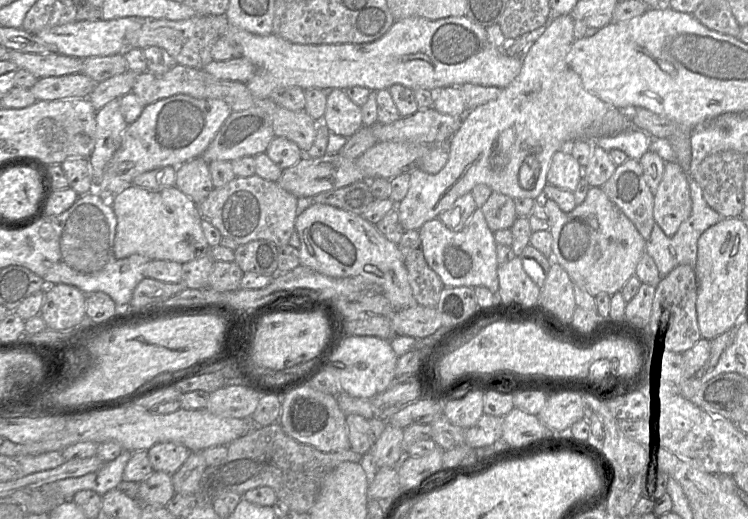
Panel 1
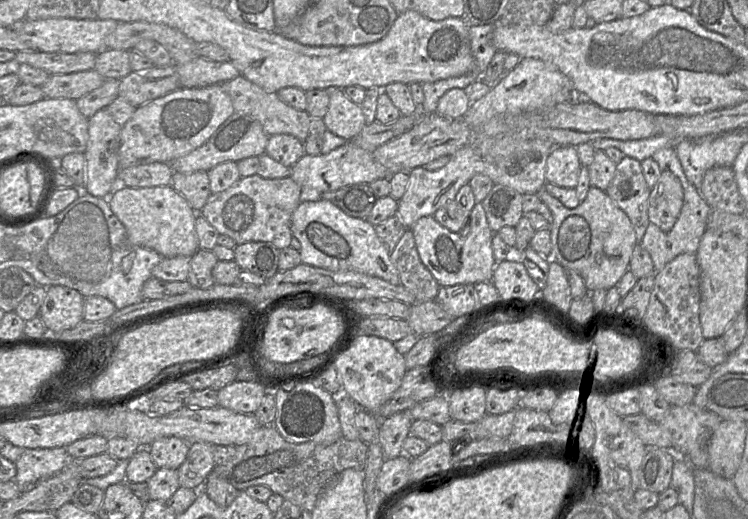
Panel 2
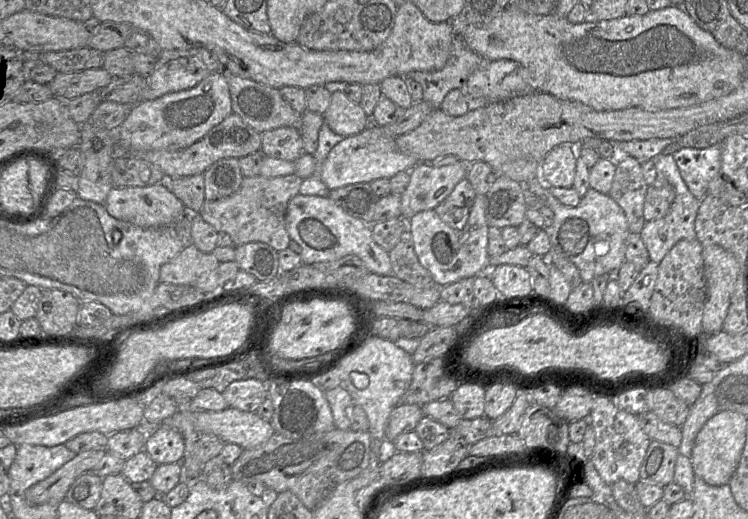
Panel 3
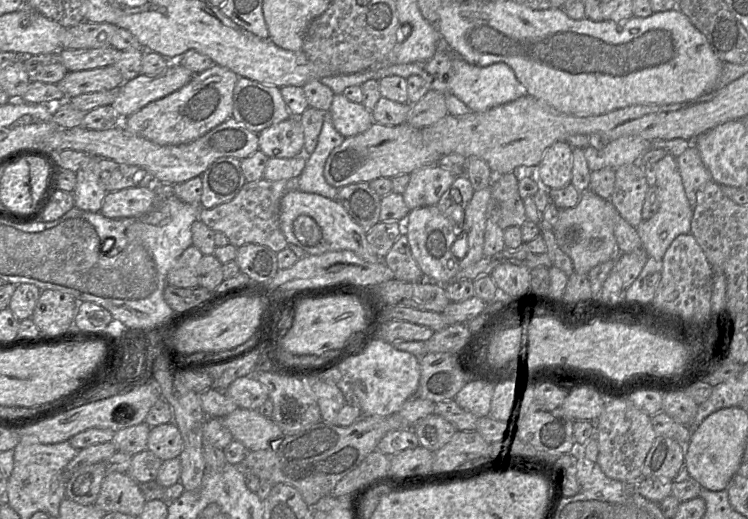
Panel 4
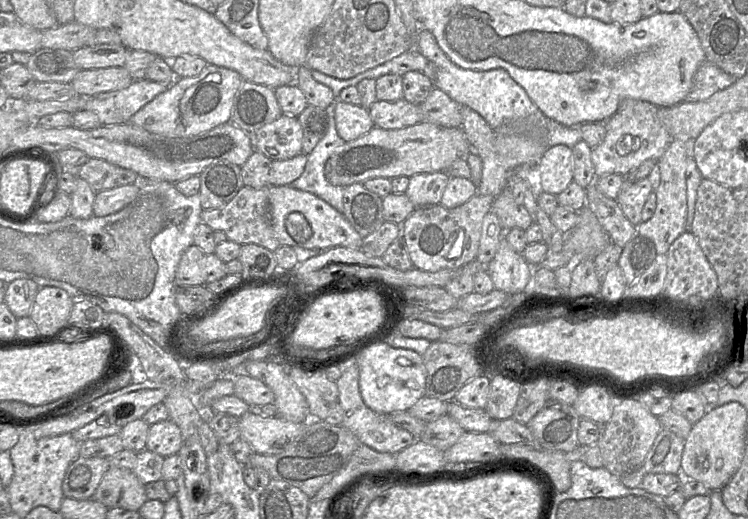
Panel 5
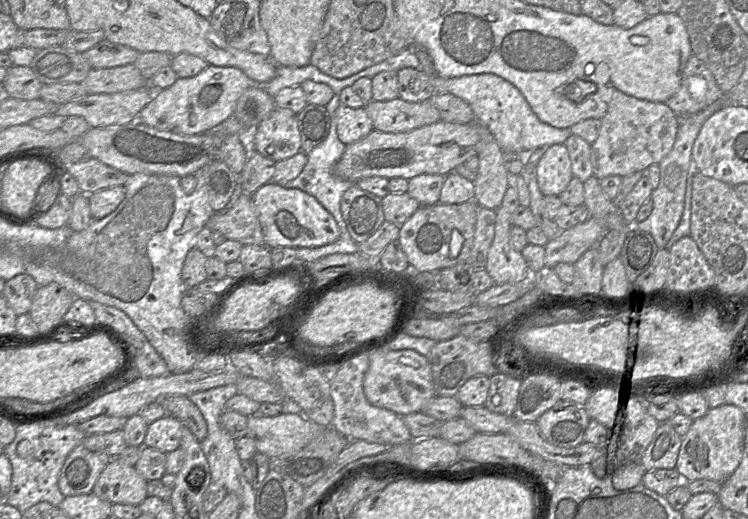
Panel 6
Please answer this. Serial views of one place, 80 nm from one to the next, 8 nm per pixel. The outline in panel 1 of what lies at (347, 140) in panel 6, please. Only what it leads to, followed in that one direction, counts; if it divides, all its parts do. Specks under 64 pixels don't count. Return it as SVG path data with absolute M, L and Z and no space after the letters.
M332 89L327 94L322 122L331 133L349 138L363 127L361 107L343 89Z

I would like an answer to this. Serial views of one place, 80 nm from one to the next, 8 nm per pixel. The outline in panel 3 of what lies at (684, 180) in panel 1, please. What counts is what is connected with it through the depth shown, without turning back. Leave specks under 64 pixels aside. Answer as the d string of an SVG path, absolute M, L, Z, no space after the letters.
M657 177L645 197L643 215L646 222L666 216L674 199L674 187L664 177Z

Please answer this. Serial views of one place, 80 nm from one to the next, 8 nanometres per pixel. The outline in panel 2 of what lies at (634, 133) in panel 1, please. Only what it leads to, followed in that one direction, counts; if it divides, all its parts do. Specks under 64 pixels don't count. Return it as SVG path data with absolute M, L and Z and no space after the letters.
M655 135L650 138L638 140L617 140L617 139L596 139L591 142L595 150L605 151L609 147L614 147L620 150L627 157L642 162L650 158L653 154L661 148L674 146L678 140L671 140L663 135Z

